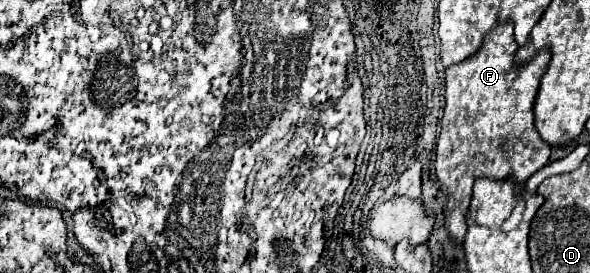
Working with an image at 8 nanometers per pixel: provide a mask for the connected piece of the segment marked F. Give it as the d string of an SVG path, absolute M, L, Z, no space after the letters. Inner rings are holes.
M505 22L485 34L485 42L477 54L457 66L445 68L447 104L435 150L435 174L447 196L445 228L459 244L467 232L467 212L477 178L513 178L523 184L543 168L551 156L551 146L541 140L533 126L533 102L541 74L545 74L545 66L549 66L549 50L539 50L529 62L517 64L517 48L513 22Z

